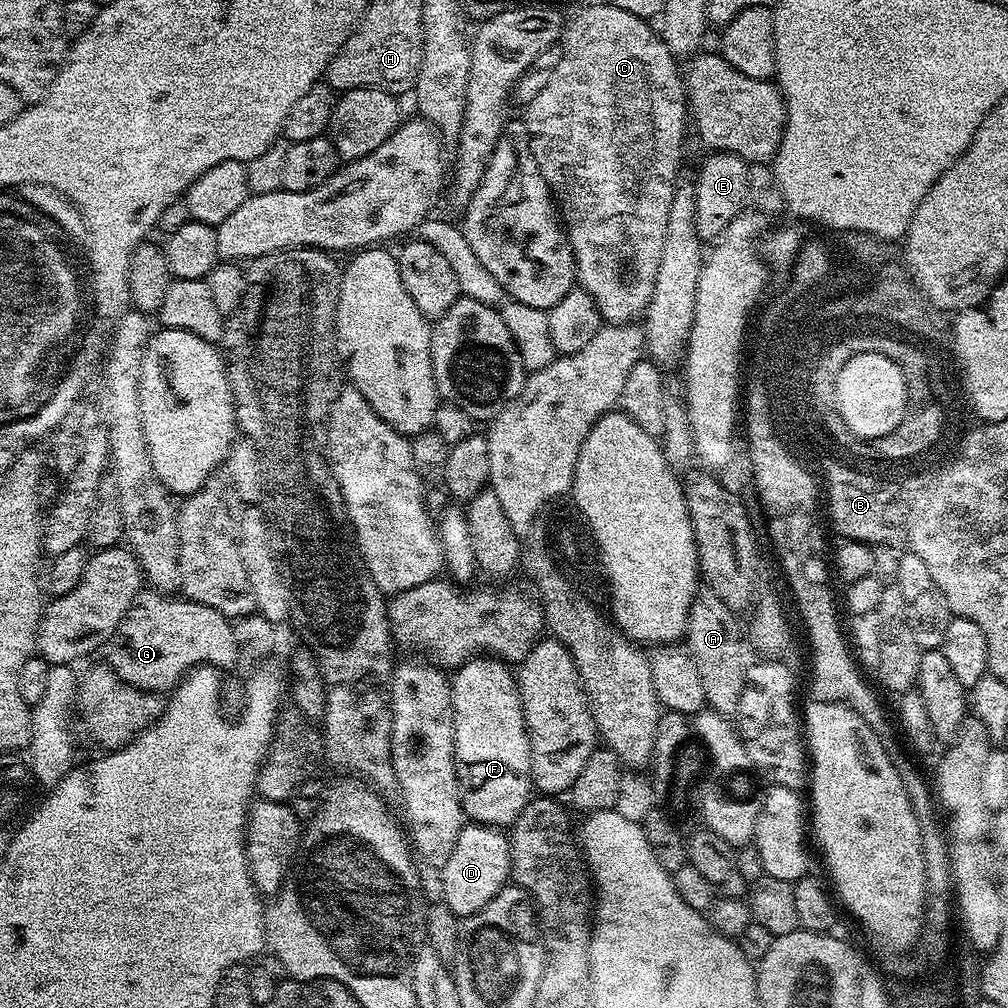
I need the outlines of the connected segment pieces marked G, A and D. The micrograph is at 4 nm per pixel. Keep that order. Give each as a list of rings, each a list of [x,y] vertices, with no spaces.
[[[142,590],[136,595],[136,600],[130,606],[130,610],[126,610],[122,622],[116,628],[115,634],[112,635],[111,641],[107,645],[106,663],[108,667],[115,670],[118,678],[122,678],[136,688],[147,692],[167,693],[169,690],[175,689],[185,675],[201,662],[211,662],[216,666],[225,664],[228,668],[235,666],[238,649],[234,642],[232,626],[233,621],[218,614],[218,610],[214,610],[210,606],[202,606],[198,602],[181,598],[176,594]]]
[[[699,587],[691,603],[684,639],[685,649],[702,677],[707,707],[728,719],[739,715],[745,684],[746,662],[742,660],[742,630],[738,628],[738,620],[737,613],[732,612],[726,602],[714,594],[712,588]]]
[[[468,822],[458,834],[458,842],[454,842],[454,854],[446,858],[442,869],[446,886],[446,906],[454,910],[457,918],[472,916],[478,910],[482,910],[482,906],[486,906],[486,902],[490,902],[490,898],[498,895],[509,883],[512,875],[512,845],[509,837],[505,833],[503,836],[500,832],[503,831],[491,824]]]

